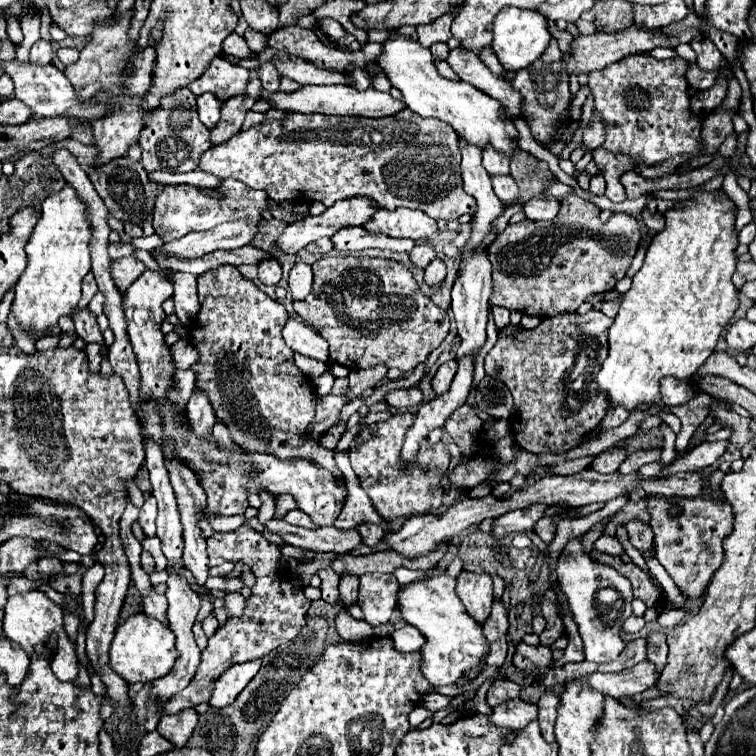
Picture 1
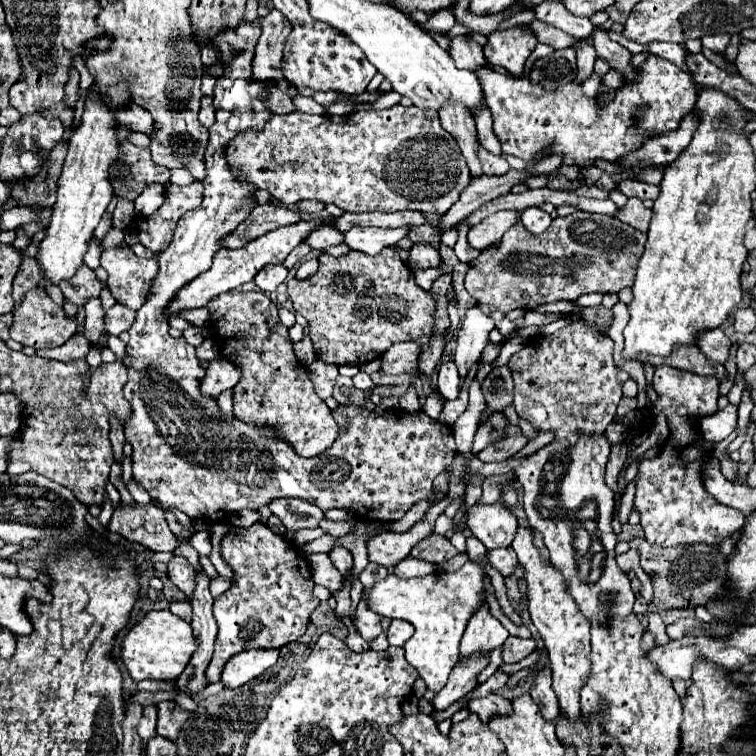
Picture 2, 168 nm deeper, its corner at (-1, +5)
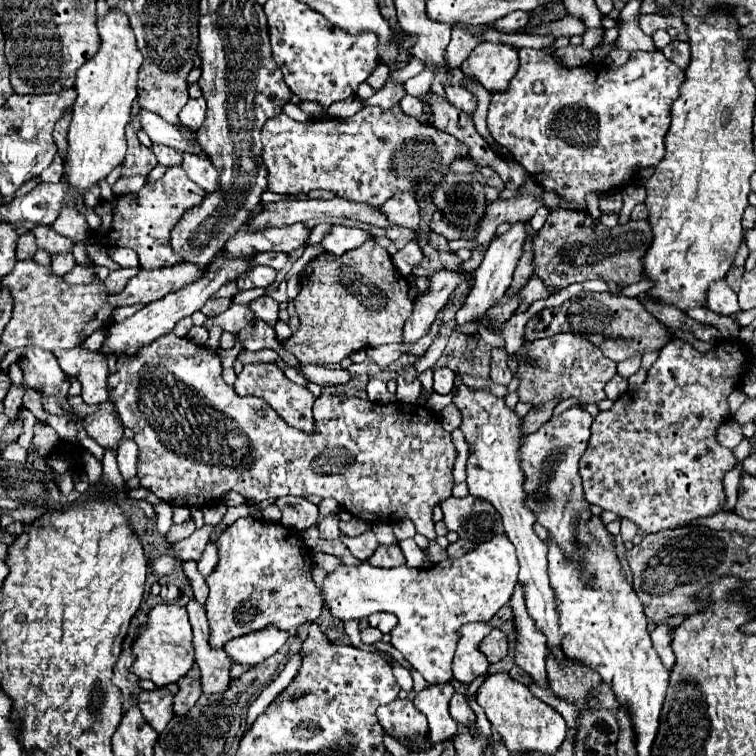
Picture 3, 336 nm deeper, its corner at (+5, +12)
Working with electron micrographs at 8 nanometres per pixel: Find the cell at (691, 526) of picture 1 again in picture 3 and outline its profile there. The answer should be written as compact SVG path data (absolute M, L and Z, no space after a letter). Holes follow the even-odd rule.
M738 338L718 340L714 350L706 354L684 340L668 342L648 370L642 388L628 388L610 410L600 412L592 422L592 438L588 450L580 458L580 476L588 504L616 512L636 522L640 530L648 534L678 528L696 518L720 512L726 502L722 488L724 474L732 470L738 460L730 448L718 444L716 430L730 420L728 396L740 386L752 360L750 346Z

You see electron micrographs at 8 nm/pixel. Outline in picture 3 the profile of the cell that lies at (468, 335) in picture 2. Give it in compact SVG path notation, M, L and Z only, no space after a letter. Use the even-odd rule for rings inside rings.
M516 222L516 224L512 224L512 228L506 234L498 236L490 244L490 248L484 254L484 260L482 260L480 268L476 270L474 288L470 290L470 296L466 298L464 306L456 314L456 322L458 324L468 324L468 322L472 322L476 318L482 318L484 316L484 308L488 308L488 304L492 304L492 300L496 300L496 296L502 296L504 288L510 288L512 274L514 274L514 268L518 264L518 258L522 256L522 244L524 244L524 240L528 236L528 230L532 232L528 222Z

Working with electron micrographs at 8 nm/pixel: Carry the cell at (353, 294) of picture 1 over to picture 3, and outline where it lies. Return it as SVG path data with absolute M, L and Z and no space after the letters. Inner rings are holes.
M374 240L364 242L360 248L346 252L344 256L320 254L314 258L300 276L300 294L294 298L294 306L300 318L300 328L280 344L292 352L300 364L336 364L352 352L362 350L362 344L400 344L402 326L408 320L414 302L408 298L408 282L396 272L390 254Z

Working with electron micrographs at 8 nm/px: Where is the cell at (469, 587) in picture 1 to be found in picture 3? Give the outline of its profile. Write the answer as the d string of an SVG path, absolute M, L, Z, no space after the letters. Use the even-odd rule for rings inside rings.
M466 624L462 628L460 644L454 654L454 680L462 684L470 684L488 670L488 660L480 656L476 644L480 644L480 640L490 630L492 630L490 624Z

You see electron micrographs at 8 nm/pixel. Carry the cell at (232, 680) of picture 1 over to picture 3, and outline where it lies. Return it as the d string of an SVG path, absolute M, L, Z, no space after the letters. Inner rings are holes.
M268 626L268 628L256 630L256 632L250 632L250 634L244 634L244 636L238 636L234 640L226 642L224 650L238 664L258 666L266 658L276 654L288 638L290 638L288 632L274 628L274 626Z

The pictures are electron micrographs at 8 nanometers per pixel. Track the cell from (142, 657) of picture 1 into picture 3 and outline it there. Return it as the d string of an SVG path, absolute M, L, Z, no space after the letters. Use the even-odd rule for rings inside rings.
M160 604L156 606L150 614L148 614L148 628L144 628L144 632L140 632L140 636L136 636L136 644L132 646L132 672L140 678L140 680L152 680L158 688L168 686L172 682L178 682L182 676L186 676L194 664L194 646L192 646L192 628L190 628L190 620L188 620L188 612L186 608L178 606L178 604Z

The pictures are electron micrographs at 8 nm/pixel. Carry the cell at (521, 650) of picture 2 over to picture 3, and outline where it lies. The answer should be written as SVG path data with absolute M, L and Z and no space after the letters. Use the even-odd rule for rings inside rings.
M496 628L496 630L492 630L484 640L482 640L482 644L480 644L480 652L488 658L488 662L498 662L498 660L502 660L504 656L506 656L506 650L508 650L508 642L506 642L506 638L504 638L504 634Z

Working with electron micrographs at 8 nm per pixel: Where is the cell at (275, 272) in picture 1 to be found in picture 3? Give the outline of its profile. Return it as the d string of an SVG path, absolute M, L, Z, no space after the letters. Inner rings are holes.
M256 266L256 268L248 268L244 274L238 276L238 290L250 290L250 288L264 288L270 286L276 278L276 270L274 268L266 268L266 266Z

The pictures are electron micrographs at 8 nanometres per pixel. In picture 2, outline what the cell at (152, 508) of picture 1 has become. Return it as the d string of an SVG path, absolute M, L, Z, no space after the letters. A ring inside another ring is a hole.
M134 481L128 485L128 491L134 497L134 501L140 503L140 505L148 505L152 501L152 497L144 491L144 487L138 487L138 483L134 483Z

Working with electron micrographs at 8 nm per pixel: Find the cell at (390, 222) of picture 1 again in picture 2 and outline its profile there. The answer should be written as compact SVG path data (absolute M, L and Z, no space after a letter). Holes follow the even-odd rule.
M410 225L404 227L352 227L346 233L346 245L354 251L362 251L368 255L378 255L384 247L394 245L408 237Z

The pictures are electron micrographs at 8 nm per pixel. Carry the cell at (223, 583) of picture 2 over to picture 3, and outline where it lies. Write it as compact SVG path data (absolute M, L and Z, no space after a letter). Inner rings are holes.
M208 542L208 546L202 552L202 558L198 560L198 570L202 576L208 576L218 564L218 548L216 542Z

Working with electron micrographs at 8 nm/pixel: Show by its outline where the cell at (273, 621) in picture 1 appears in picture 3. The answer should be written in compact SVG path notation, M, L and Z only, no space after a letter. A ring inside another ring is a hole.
M240 518L218 538L218 554L218 566L206 578L210 588L206 612L212 646L222 648L228 640L270 624L292 632L292 628L314 622L320 616L320 592L310 576L310 552L296 530L290 532L278 522Z

